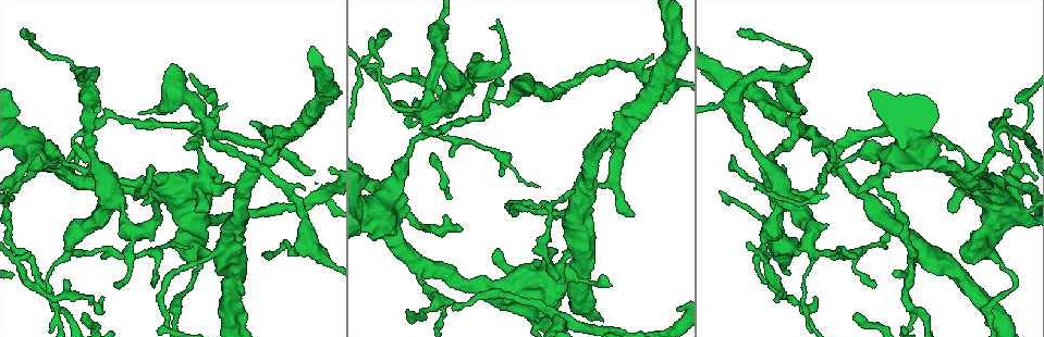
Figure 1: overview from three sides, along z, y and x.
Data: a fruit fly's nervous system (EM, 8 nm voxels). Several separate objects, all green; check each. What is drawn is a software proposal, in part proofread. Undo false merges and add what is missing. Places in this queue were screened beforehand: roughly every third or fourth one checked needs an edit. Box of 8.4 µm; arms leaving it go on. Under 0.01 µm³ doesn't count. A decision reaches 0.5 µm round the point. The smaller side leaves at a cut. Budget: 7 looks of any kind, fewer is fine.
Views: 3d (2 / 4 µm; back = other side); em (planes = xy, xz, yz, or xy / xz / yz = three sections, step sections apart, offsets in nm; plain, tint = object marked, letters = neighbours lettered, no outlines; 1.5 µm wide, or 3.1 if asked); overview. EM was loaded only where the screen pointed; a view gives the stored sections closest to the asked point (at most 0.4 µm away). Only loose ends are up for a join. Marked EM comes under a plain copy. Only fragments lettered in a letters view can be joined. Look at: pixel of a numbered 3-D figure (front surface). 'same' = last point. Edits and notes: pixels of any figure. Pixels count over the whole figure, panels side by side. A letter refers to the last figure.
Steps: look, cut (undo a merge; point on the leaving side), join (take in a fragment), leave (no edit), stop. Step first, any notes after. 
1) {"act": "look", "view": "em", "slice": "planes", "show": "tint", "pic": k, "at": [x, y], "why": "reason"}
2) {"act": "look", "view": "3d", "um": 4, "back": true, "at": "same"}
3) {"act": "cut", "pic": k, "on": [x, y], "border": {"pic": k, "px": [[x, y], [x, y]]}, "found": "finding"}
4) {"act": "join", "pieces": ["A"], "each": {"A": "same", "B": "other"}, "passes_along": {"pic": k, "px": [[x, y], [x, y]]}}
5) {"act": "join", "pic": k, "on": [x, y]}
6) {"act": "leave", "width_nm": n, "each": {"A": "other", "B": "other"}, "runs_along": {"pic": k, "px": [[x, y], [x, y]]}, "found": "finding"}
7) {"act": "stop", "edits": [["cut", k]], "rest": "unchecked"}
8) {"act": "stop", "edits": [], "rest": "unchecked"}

{"act": "look", "view": "em", "slice": "planes", "show": "letters", "pic": 1, "at": [632, 215], "why": "an open end"}

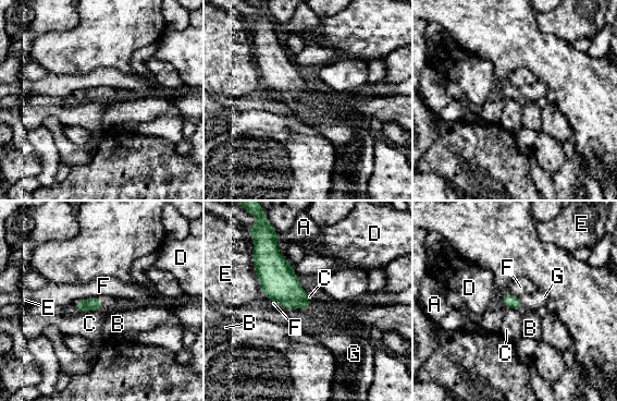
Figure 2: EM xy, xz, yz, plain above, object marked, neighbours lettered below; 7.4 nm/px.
{"act": "join", "pieces": ["G"], "each": {"A": "other", "B": "other", "C": "other", "D": "other", "E": "other", "F": "other", "G": "same"}, "passes_along": {"pic": 2, "px": [[276, 279], [292, 308], [320, 326]]}, "found": "it goes on there"}

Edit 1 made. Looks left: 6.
{"act": "look", "view": "3d", "um": 4, "pic": 1, "at": [1007, 168], "why": "an open end"}

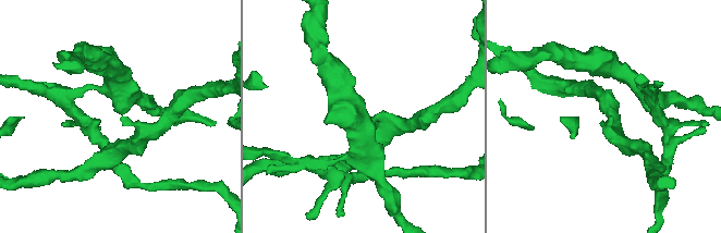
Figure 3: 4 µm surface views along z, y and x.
{"act": "look", "view": "em", "slice": "planes", "show": "letters", "pic": 3, "at": [609, 119], "why": "need the tissue"}

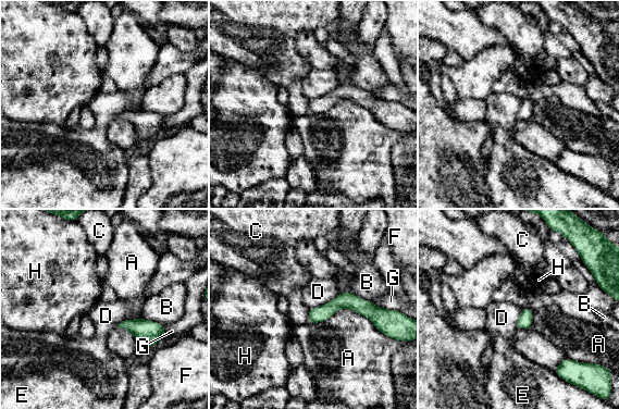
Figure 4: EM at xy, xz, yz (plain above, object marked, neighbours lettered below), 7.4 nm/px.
{"act": "leave", "longest_contact_nm": ["A", 600], "each": {"A": "other", "B": "other", "C": "other", "D": "other", "E": "other", "F": "other", "G": "other", "H": "other"}, "found": "no lettered fragment goes on from it"}

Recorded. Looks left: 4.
{"act": "look", "view": "em", "slice": "yz", "step": 8, "show": "tint", "pic": 1, "at": [535, 187], "why": "free end"}

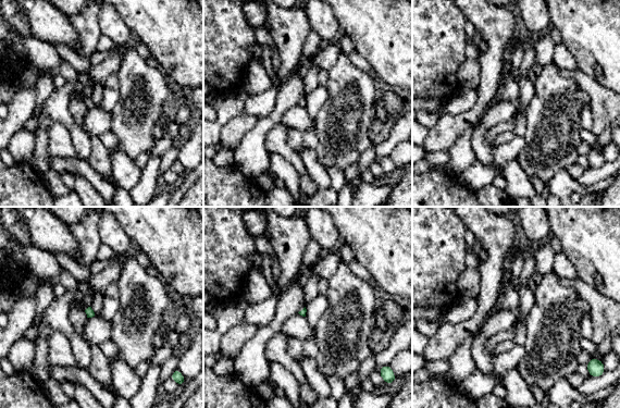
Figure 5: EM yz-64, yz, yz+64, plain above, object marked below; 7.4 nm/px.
{"act": "look", "view": "em", "slice": "planes", "show": "letters", "at": "same", "why": "another direction"}

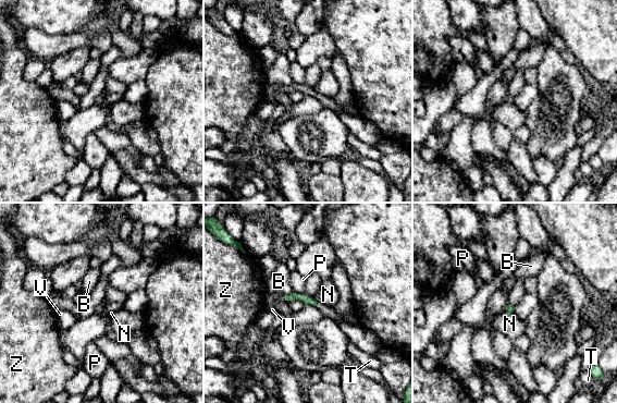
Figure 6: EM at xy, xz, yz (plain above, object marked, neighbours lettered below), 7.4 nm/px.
{"act": "join", "pieces": ["T"], "each": {"B": "other", "N": "other", "P": "other", "T": "same", "V": "other", "Z": "other"}, "passes_along": {"pic": 6, "px": [[285, 297], [307, 296], [312, 282]]}, "found": "the neuron continues"}

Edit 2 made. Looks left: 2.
{"act": "stop", "edits": [["join", 2], ["join", 6]], "rest": "unchecked"}

